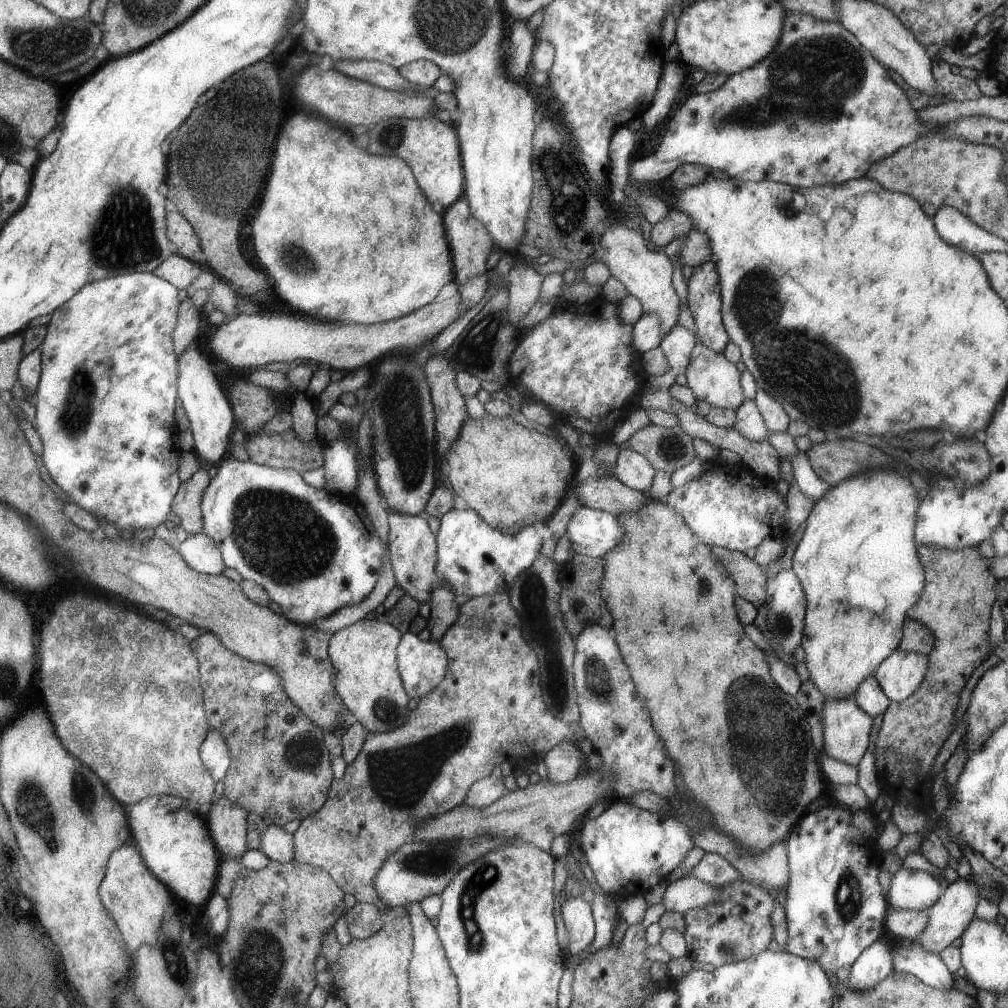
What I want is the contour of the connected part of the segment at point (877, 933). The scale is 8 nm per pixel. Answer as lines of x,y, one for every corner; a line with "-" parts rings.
837,803
815,812
806,812
786,841
790,866
785,916
788,942
782,950
802,958
816,959
825,972
847,972
858,956
882,936
884,916
888,910
884,890
878,884
876,866
870,862
872,854
864,844
862,831
853,824
854,812

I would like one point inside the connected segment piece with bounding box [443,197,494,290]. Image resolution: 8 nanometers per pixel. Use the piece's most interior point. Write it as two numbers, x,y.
470,242

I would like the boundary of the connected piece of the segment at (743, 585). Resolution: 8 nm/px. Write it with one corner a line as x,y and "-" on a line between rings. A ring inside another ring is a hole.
712,547
712,552
737,585
737,596
751,602
757,609
764,606
768,578
762,572
763,568
740,551

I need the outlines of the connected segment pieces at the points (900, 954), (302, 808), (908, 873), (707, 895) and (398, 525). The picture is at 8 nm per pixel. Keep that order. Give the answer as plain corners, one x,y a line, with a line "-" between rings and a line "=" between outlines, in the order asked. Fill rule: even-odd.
914,942
898,948
894,954
893,970
912,974
934,988
950,988
954,984
954,975
942,962
940,955
926,952
=
202,633
202,636
198,640
190,642
190,648
197,653
197,658
201,661
202,688
206,692
205,700
209,714
210,728
218,730
226,738
226,744
228,744
228,750
230,750
231,763
226,772
226,776
223,778
224,782
222,782
224,784
224,790
222,790
223,796
226,796
228,800
232,800
234,804
238,804
240,808
244,808
246,812
258,814
268,825
283,827
291,820
304,820
307,816
316,814
326,803
333,786
330,756
328,756
328,750
326,750
327,746
324,746
324,730
322,730
322,738
320,738
320,726
314,724
309,717
306,717
305,713
286,696
285,685
282,684
282,676
279,677
278,672
274,668
270,668
268,664
263,666
252,660
242,658
242,656
227,649
220,640
210,637
207,633
=
904,867
893,874
890,882
890,906
909,911
928,911
938,902
946,890
939,878
927,871
915,871
=
685,876
669,883
663,895
662,905
666,911
683,914
692,908
716,904
718,896
718,887
700,882
698,878
=
388,507
388,540
387,547
390,551
390,563
392,564
392,572
395,581
406,594
415,597
419,603
429,602
432,596
432,589
436,583
436,557
437,557
437,540
432,534
432,530
428,525
427,518
423,515
412,516
410,514
398,514

